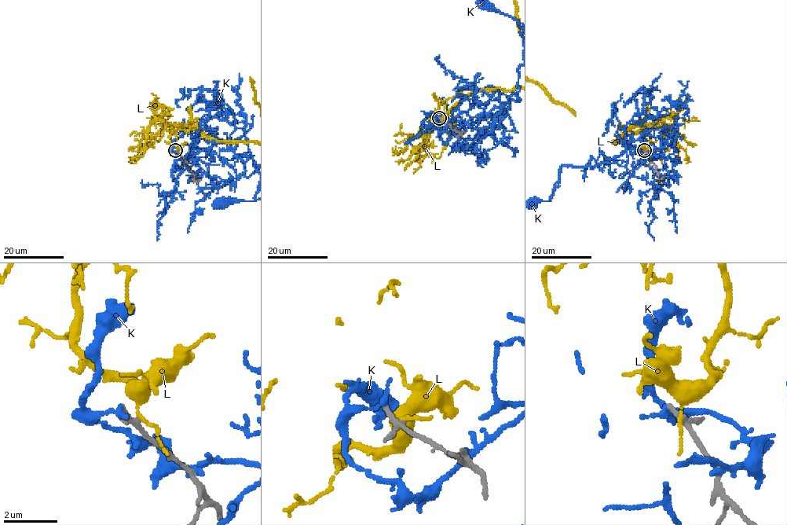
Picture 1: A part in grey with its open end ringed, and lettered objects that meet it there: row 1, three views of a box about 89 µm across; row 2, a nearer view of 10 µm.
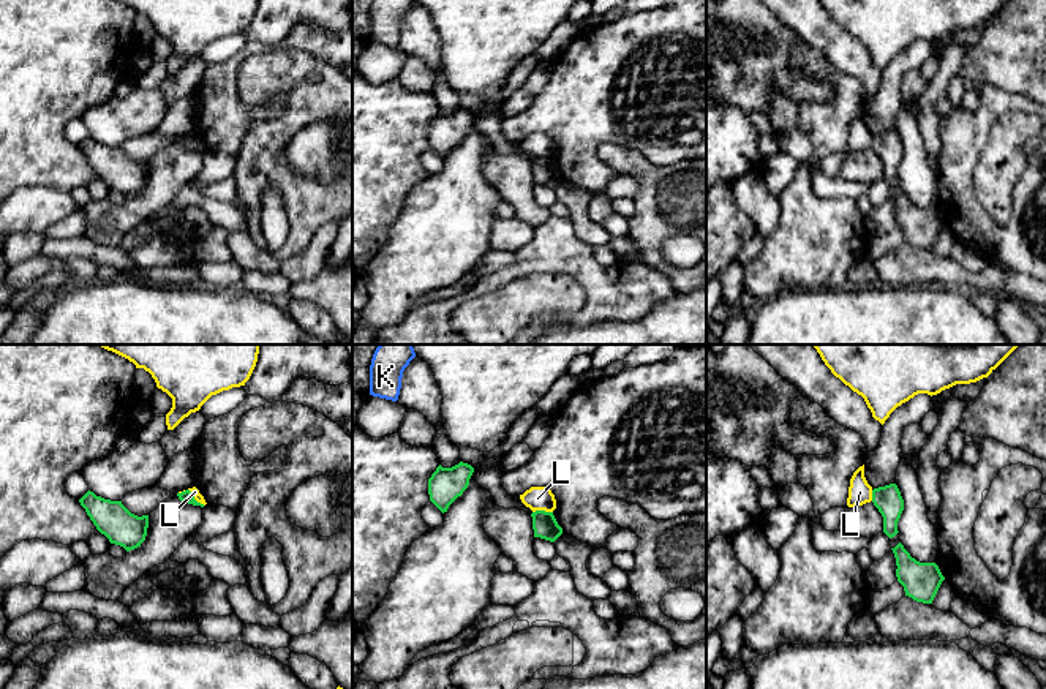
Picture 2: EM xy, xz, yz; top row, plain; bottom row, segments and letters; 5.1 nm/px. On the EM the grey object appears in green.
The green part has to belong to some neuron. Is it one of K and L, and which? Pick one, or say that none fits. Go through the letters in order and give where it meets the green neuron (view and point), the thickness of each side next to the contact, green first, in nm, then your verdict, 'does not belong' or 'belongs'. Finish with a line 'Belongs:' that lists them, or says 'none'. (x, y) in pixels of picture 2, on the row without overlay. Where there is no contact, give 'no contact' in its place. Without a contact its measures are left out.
K: no contact; does not belong
L: meets green in xz at (542, 157); 130 nm thick on the green side, 130 nm on the other; does not belong
Belongs: none

